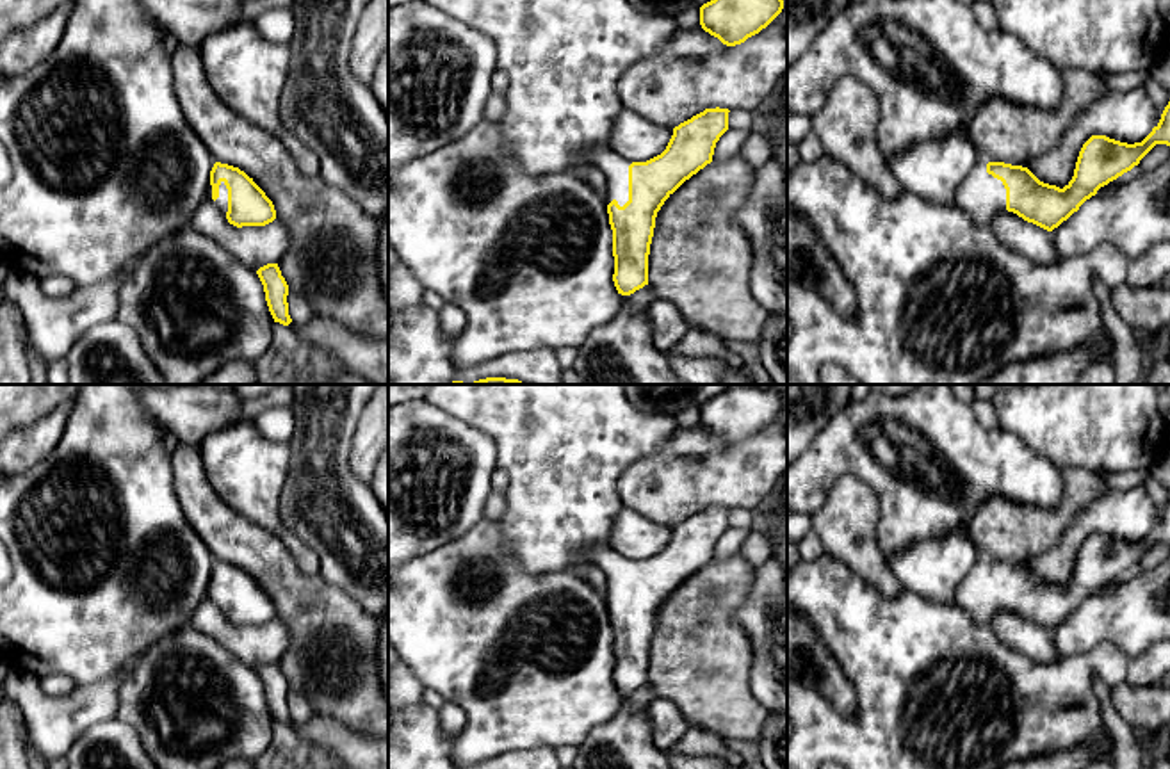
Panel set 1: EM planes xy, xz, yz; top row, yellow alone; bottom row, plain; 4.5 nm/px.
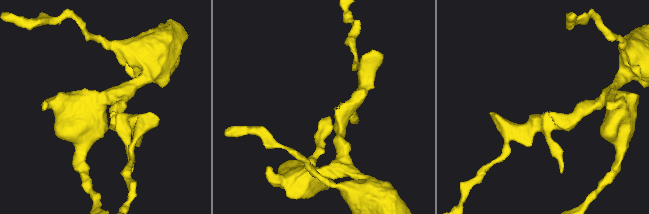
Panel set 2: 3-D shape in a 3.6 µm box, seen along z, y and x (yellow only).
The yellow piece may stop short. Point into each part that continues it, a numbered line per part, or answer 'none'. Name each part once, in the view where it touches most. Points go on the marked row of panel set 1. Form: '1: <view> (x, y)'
1: xy (221, 202)

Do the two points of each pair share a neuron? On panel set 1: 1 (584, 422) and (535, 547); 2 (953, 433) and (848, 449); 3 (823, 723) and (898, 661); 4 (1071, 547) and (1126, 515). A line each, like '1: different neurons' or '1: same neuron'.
1: same neuron
2: same neuron
3: same neuron
4: same neuron

